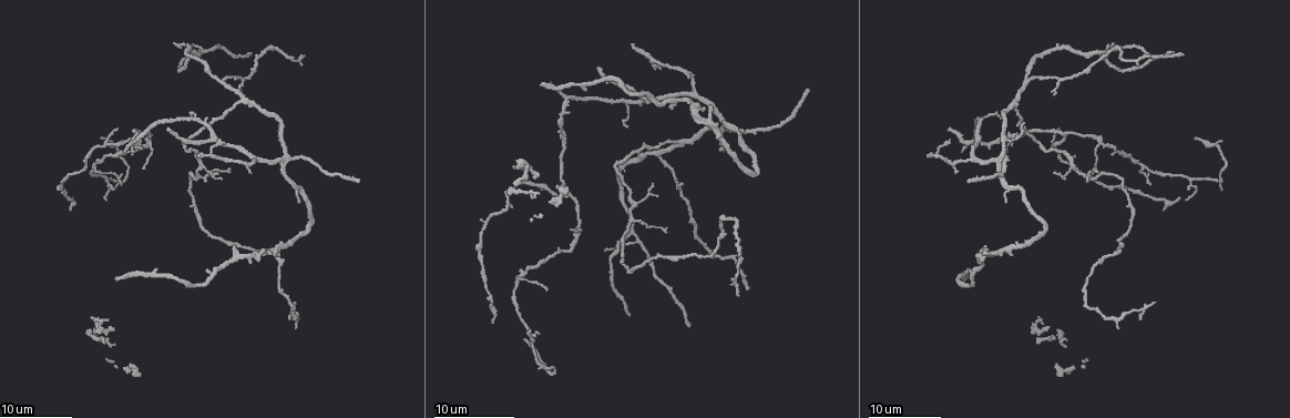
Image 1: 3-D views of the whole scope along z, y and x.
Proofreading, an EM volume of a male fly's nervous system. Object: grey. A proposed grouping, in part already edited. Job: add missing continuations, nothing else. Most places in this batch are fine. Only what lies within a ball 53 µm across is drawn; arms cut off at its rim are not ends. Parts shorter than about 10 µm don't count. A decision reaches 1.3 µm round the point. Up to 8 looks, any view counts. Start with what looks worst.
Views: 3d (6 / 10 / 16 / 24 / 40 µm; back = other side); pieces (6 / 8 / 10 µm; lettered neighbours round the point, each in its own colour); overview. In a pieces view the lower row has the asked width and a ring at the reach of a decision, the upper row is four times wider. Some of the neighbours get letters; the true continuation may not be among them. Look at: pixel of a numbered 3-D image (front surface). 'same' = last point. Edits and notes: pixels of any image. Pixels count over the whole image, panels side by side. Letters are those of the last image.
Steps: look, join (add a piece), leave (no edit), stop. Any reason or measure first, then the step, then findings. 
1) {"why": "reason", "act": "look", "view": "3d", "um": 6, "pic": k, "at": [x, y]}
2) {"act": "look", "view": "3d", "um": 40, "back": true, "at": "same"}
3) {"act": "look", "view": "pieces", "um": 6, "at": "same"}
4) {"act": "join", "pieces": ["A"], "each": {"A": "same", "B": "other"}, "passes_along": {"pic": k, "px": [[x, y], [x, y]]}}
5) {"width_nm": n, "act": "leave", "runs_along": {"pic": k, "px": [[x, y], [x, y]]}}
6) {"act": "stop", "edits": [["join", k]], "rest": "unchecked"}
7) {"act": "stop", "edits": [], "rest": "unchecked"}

{"why": "free end", "act": "look", "view": "3d", "um": 24, "pic": 1, "at": [270, 253]}

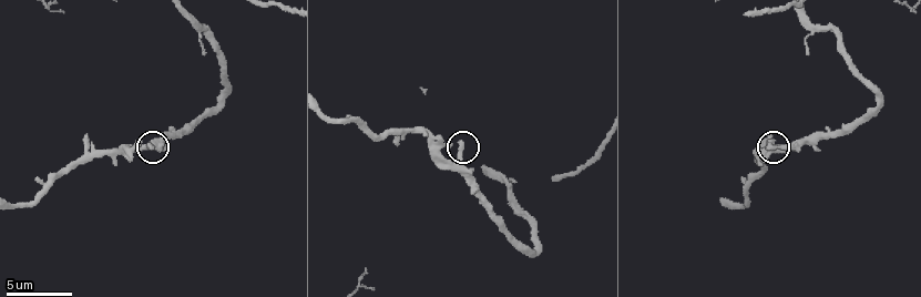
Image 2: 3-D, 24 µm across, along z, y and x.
{"why": "see the neighbours", "act": "look", "view": "pieces", "um": 8, "pic": 2, "at": [458, 142]}

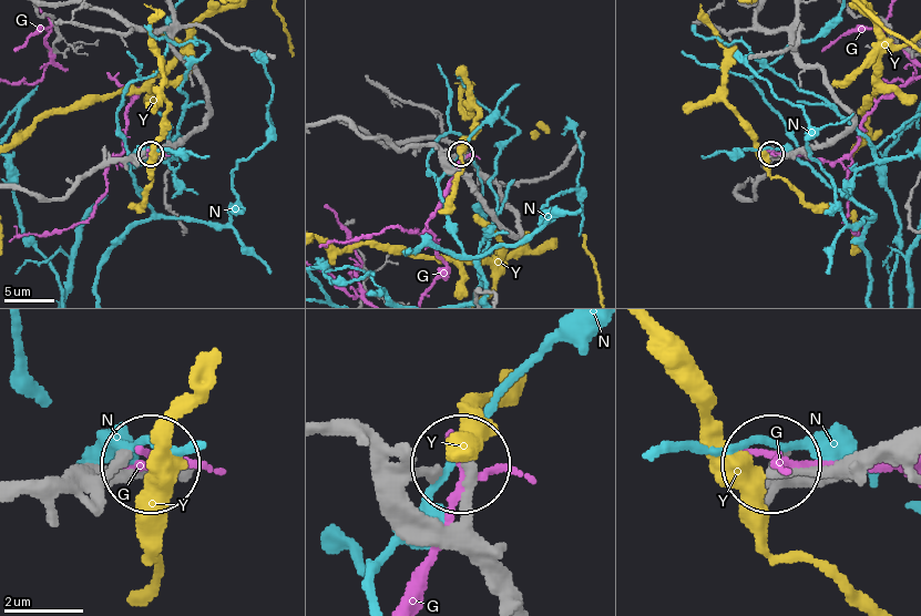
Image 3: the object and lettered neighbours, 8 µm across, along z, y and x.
{"width_nm": 230, "act": "leave", "each": {"G": "other", "N": "other", "Y": "other"}, "found": "no lettered piece goes on from it"}

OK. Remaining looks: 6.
{"why": "an open end", "act": "look", "view": "3d", "um": 24, "pic": 1, "at": [1153, 301]}

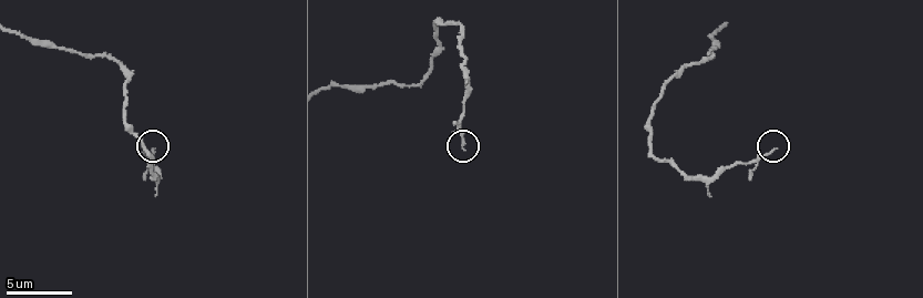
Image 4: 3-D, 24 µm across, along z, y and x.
{"act": "look", "view": "pieces", "um": 6, "pic": 4, "at": [154, 149]}

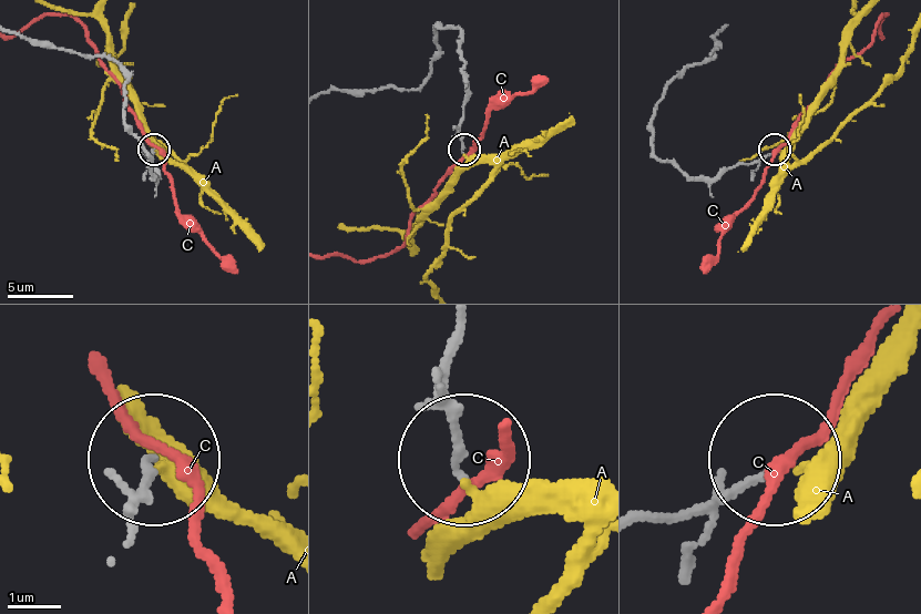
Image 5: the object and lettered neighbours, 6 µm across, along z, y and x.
{"width_nm": 130, "act": "leave", "each": {"A": "other", "C": "other"}, "runs_along": {"pic": 5, "px": [[456, 330], [460, 459]]}, "found": "none of them fits"}

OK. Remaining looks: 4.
{"act": "look", "view": "3d", "um": 24, "pic": 1, "at": [664, 229]}

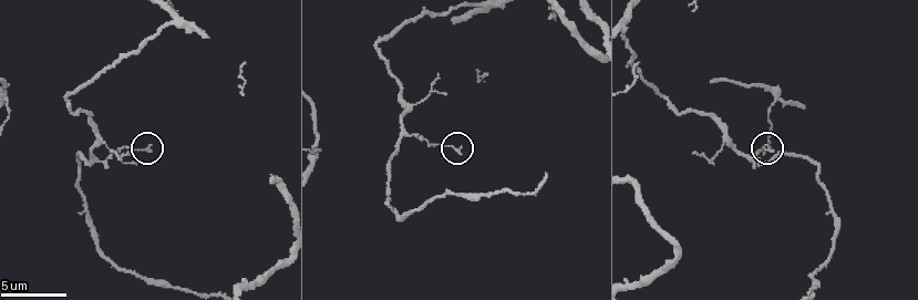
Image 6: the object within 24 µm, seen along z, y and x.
{"act": "look", "view": "pieces", "um": 10, "pic": 6, "at": [459, 148]}

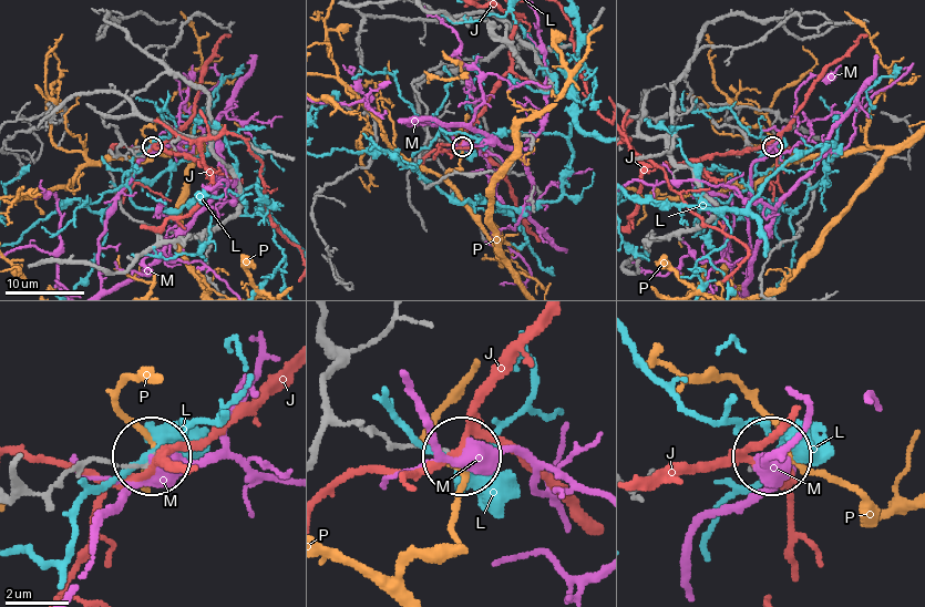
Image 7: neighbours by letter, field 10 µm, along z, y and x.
{"act": "leave", "each": {"J": "other", "L": "other", "M": "other", "P": "other"}, "runs_along": {"pic": 7, "px": [[14, 465], [44, 492], [92, 460], [131, 467], [153, 460]]}, "found": "no lettered piece goes on from it"}

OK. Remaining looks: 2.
{"why": "an open end", "act": "look", "view": "3d", "um": 24, "pic": 1, "at": [513, 206]}

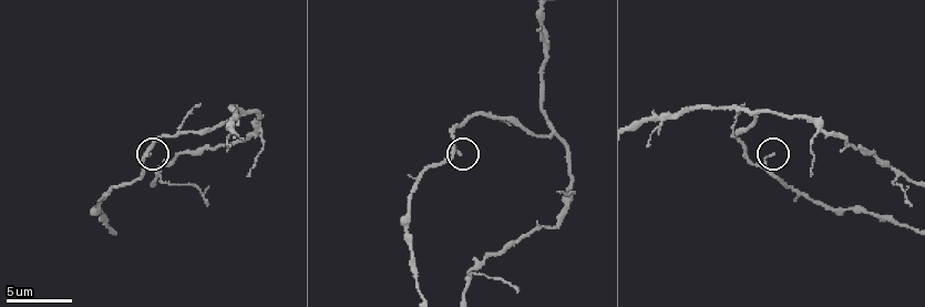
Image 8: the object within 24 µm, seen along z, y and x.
{"act": "look", "view": "pieces", "um": 10, "pic": 8, "at": [774, 155]}

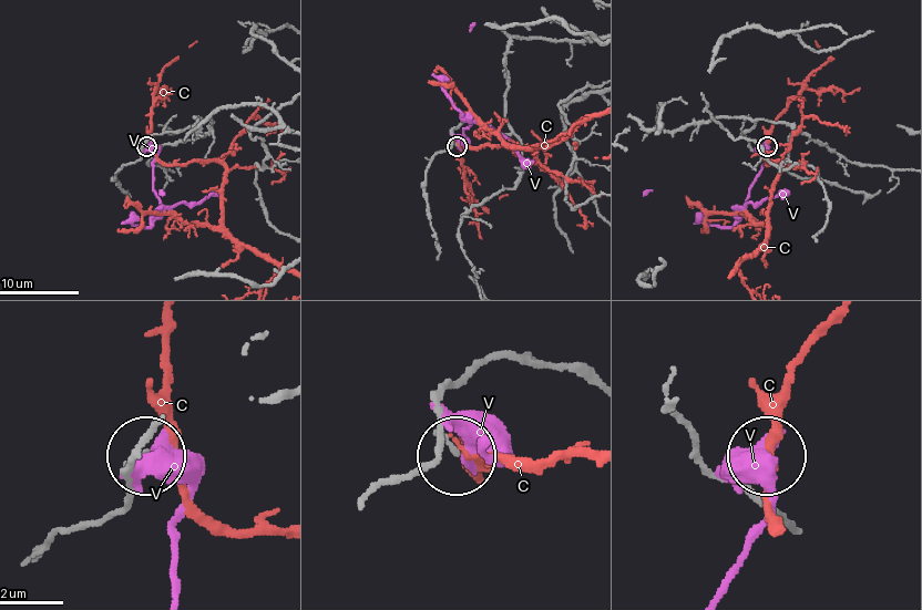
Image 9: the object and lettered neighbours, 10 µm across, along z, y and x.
{"act": "leave", "each": {"C": "other", "V": "other"}, "runs_along": {"pic": 9, "px": [[591, 379], [488, 360], [443, 397], [440, 428], [453, 451]]}, "found": "no lettered piece goes on from it"}

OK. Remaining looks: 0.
{"act": "stop", "edits": [], "rest": "unchecked"}

